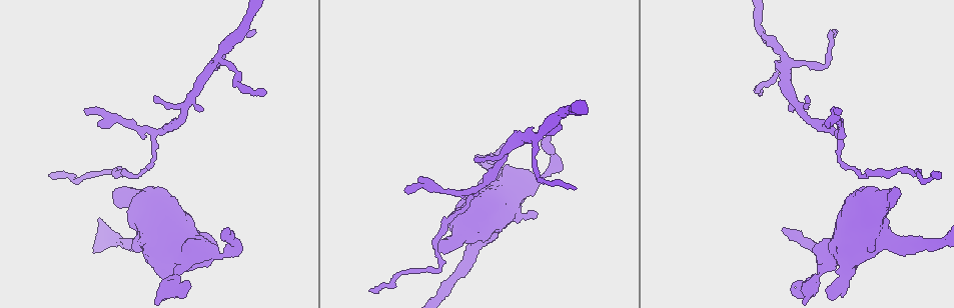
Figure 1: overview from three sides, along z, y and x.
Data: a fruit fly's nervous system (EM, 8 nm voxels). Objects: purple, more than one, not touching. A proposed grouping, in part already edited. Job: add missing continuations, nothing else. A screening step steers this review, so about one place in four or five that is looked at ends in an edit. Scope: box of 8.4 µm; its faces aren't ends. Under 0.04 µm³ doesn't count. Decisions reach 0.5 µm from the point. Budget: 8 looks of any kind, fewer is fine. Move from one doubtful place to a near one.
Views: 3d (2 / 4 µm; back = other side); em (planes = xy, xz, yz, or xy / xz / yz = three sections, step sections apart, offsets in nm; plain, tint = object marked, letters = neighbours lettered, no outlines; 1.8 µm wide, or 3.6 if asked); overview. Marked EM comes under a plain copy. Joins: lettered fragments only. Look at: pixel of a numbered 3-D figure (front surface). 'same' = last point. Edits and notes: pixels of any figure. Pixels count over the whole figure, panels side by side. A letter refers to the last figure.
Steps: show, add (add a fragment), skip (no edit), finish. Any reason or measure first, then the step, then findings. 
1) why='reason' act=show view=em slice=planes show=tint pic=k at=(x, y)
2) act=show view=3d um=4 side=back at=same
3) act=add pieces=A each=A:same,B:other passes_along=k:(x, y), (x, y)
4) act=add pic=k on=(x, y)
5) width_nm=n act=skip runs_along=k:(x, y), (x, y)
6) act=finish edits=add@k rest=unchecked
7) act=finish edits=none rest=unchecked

why='abrupt turn' act=show view=3d um=4 pic=1 at=(152, 135)

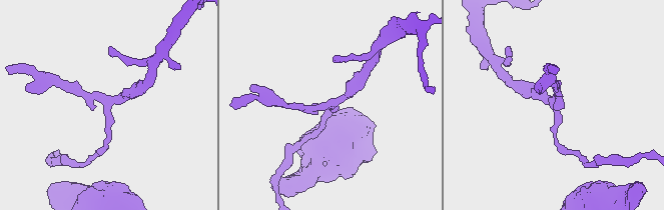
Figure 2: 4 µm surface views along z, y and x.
why='shape alone is not enough' act=show view=em slice=planes show=letters pic=2 at=(330, 103)

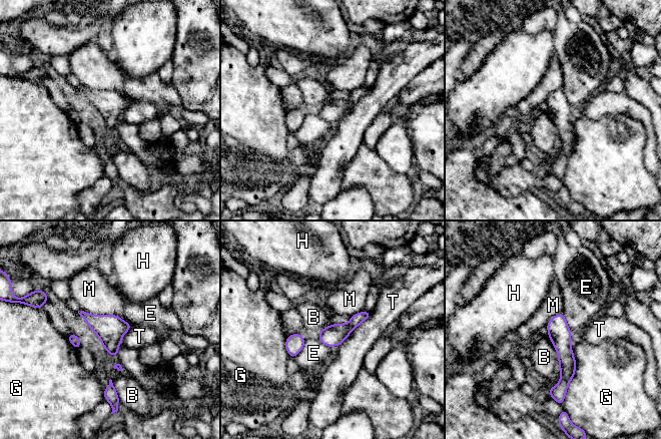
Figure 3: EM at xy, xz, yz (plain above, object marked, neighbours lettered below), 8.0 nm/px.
width_nm=170 longest_contact=G:500nm act=skip each=B:other,E:other,G:other,H:other,M:other,T:other found='no lettered fragment goes on from it'

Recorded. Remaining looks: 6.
why='thick turns thin' act=show view=3d um=4 pic=1 at=(455, 244)

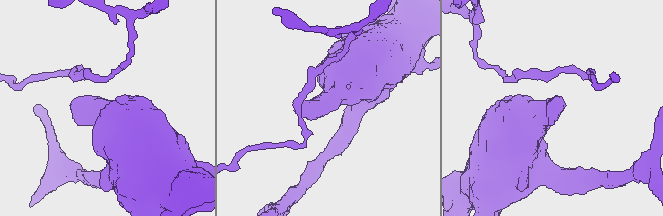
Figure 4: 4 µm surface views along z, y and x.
act=show view=em um=3.6 slice=xy step=8 show=tint pic=4 at=(99, 110)

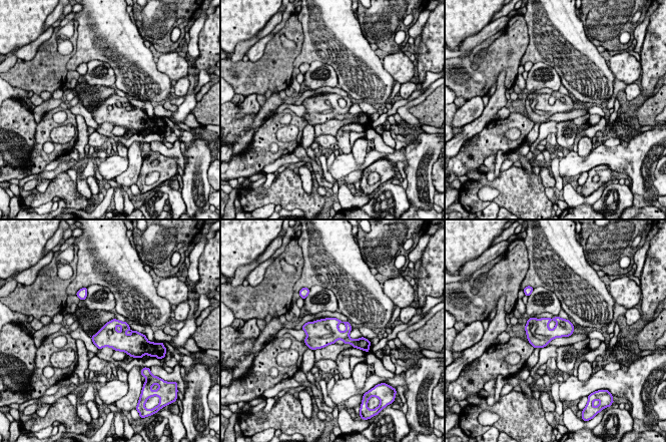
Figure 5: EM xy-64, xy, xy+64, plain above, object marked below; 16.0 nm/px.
why='cut it another way' act=show view=em um=3.6 slice=planes show=letters at=same

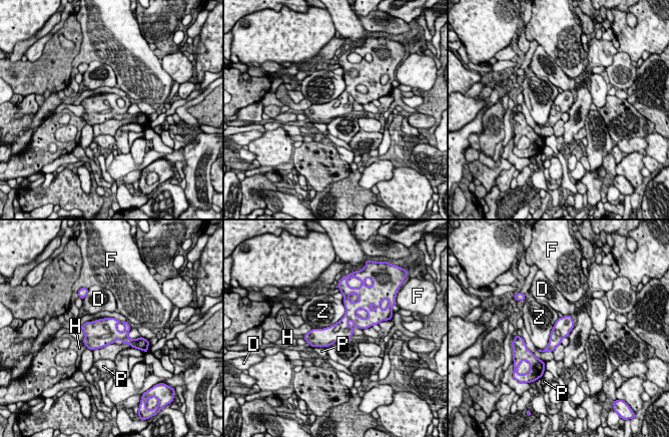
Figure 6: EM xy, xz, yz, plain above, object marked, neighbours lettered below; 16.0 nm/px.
longest_contact=Z:700nm act=skip each=D:other,F:other,H:other,P:other,Z:other runs_along=6:(364, 326), (307, 338) found='no lettered fragment goes on from it'

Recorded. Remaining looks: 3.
why='end of a long branch' act=show view=em um=3.6 slice=xz step=16 show=letters pic=1 at=(549, 137)

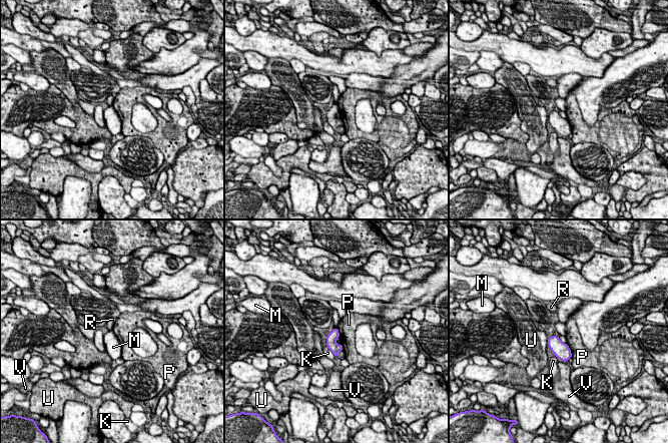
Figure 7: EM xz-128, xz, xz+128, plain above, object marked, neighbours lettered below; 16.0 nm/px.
longest_contact=P:240nm act=skip each=K:other,M:other,P:other,R:other,U:other,V:other border=7:(567, 343), (572, 356) found='none of them fits'

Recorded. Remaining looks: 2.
act=finish edits=none rest=unchecked

